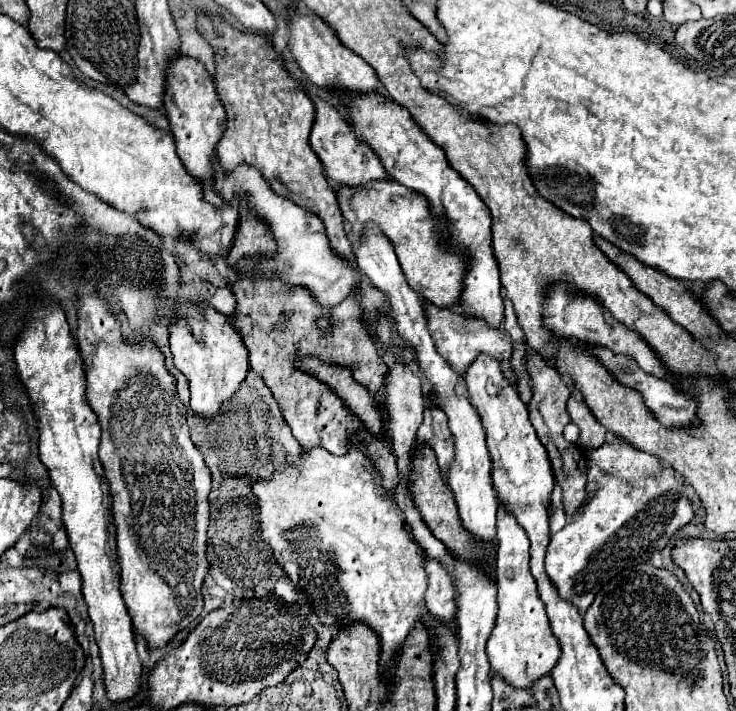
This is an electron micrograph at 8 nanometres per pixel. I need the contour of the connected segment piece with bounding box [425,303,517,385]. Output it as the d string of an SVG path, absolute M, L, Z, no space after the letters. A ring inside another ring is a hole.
M433 303L425 305L425 317L427 317L427 329L435 341L437 353L451 365L451 369L457 375L465 375L467 367L477 359L479 353L485 353L493 359L499 361L503 375L517 385L517 373L511 369L511 355L513 355L513 345L511 345L511 337L495 327L489 327L489 323L481 321L481 319L473 319L469 315L465 315L459 309L445 309L445 307L435 307Z

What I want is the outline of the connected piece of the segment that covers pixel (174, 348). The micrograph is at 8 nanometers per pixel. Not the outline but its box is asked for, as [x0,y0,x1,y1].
[169,303,249,417]

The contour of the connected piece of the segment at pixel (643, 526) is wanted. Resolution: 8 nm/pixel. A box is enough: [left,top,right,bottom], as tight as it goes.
[545,439,695,611]

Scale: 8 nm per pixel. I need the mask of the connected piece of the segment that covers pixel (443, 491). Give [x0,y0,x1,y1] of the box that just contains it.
[409,447,495,561]

